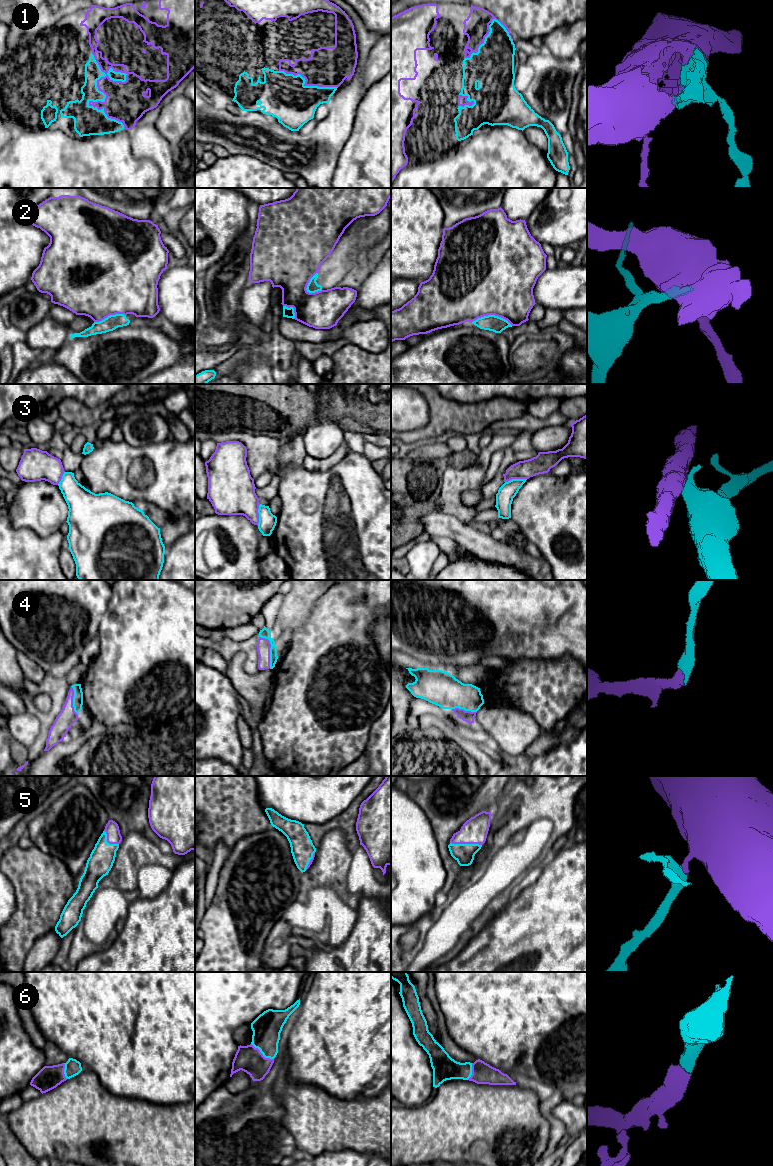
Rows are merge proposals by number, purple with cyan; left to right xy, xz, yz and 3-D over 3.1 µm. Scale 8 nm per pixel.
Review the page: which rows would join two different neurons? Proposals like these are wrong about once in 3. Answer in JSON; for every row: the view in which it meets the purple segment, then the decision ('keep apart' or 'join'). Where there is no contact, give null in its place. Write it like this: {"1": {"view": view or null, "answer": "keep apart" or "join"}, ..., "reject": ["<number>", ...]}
{"1": {"view": "xy", "answer": "join"}, "2": {"view": "yz", "answer": "keep apart"}, "3": {"view": "xz", "answer": "keep apart"}, "4": {"view": "xz", "answer": "join"}, "5": {"view": "yz", "answer": "join"}, "6": {"view": "xz", "answer": "join"}, "reject": ["2", "3"]}

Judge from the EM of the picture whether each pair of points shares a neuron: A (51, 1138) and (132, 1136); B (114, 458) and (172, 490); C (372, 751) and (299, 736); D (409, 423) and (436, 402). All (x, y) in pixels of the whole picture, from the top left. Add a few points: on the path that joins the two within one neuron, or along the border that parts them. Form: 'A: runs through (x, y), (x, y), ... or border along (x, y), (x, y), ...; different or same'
A: runs through (71, 1135), (112, 1136); same
B: runs through (128, 466), (140, 477), (150, 477), (158, 481); same
C: border along (371, 727), (363, 753); different
D: border along (420, 394), (428, 406), (428, 421), (415, 428); different

